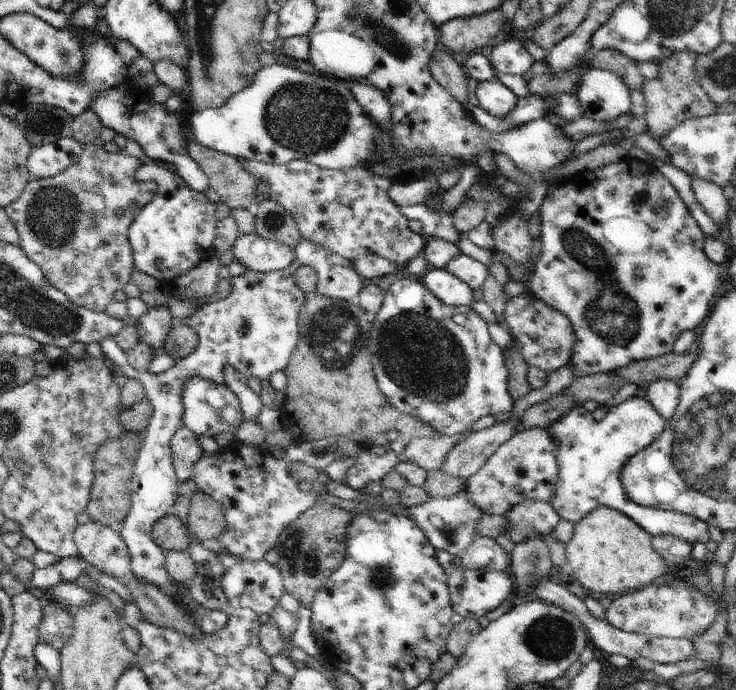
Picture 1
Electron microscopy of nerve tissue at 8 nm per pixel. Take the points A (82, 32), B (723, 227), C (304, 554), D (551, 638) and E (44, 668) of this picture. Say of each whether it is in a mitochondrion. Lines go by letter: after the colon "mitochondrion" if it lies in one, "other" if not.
A: other
B: other
C: mitochondrion
D: mitochondrion
E: other

